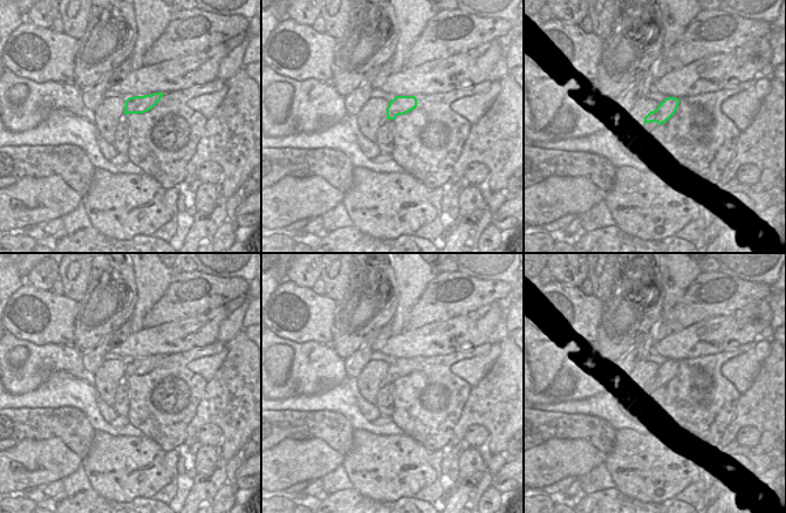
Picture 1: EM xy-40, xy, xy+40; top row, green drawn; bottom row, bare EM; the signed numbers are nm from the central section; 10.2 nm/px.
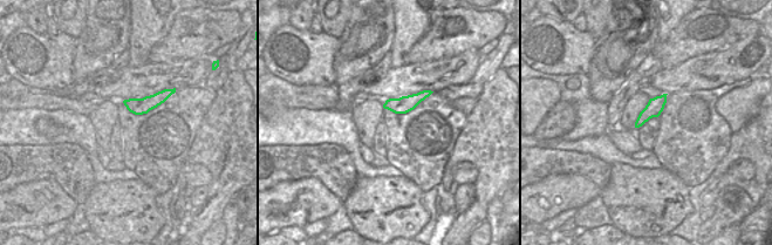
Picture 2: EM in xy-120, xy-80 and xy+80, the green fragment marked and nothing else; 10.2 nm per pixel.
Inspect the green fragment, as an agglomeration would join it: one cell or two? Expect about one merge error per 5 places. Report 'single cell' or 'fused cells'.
single cell

